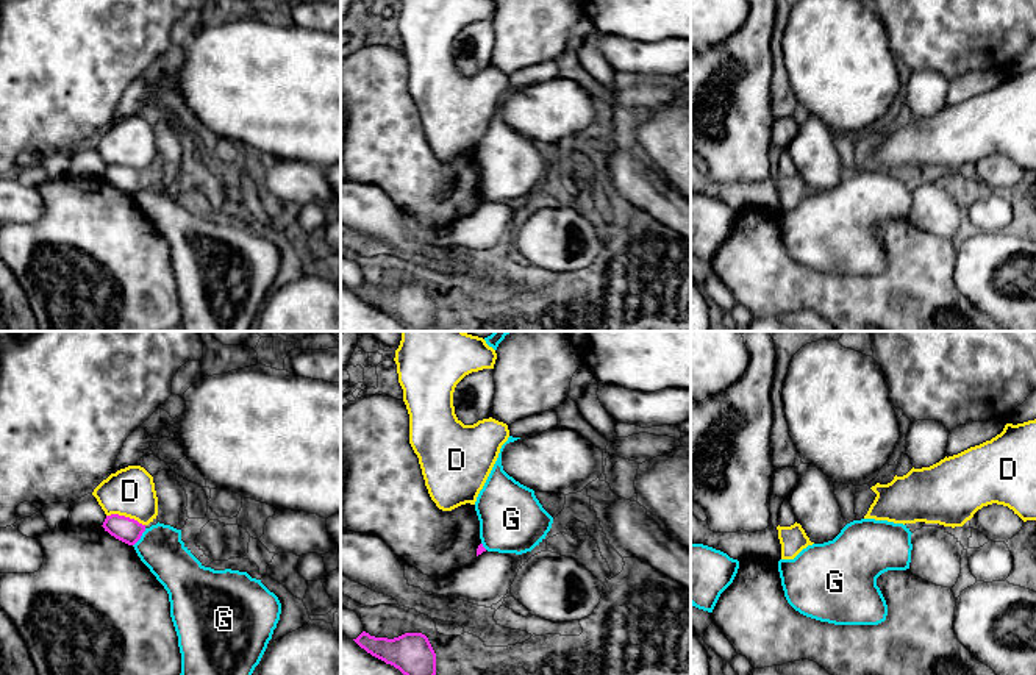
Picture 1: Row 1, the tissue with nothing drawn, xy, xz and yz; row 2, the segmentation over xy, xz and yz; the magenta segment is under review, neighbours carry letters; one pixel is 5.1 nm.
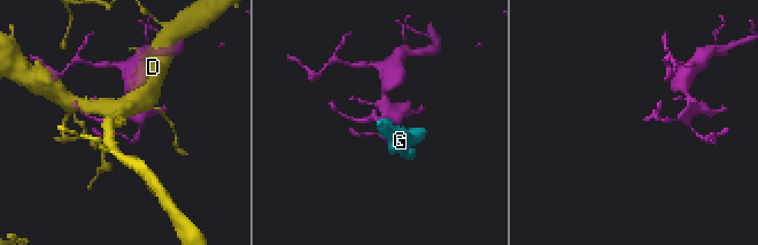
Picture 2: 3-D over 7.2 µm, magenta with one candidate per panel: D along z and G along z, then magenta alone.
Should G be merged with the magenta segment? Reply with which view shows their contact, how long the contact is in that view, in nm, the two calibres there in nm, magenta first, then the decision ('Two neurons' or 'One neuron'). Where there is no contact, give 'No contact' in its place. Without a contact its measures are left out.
Touches magenta in xy. Shared border 120 nm. Thickness 130 nm (magenta) against 220 nm. Two neurons

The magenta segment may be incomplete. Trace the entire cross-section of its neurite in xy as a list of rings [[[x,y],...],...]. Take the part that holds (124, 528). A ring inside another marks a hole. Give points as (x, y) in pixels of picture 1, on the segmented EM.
[[[119,514],[106,516],[102,527],[111,536],[128,545],[134,545],[141,539],[142,533],[145,531],[145,525],[139,523],[134,519]]]

